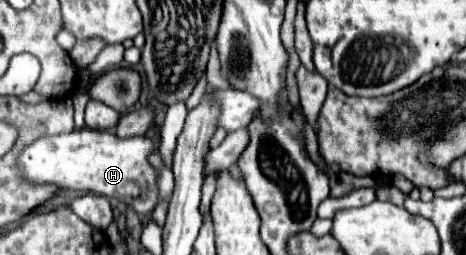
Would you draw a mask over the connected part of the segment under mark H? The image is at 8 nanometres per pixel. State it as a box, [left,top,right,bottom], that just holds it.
[19,128,157,214]

